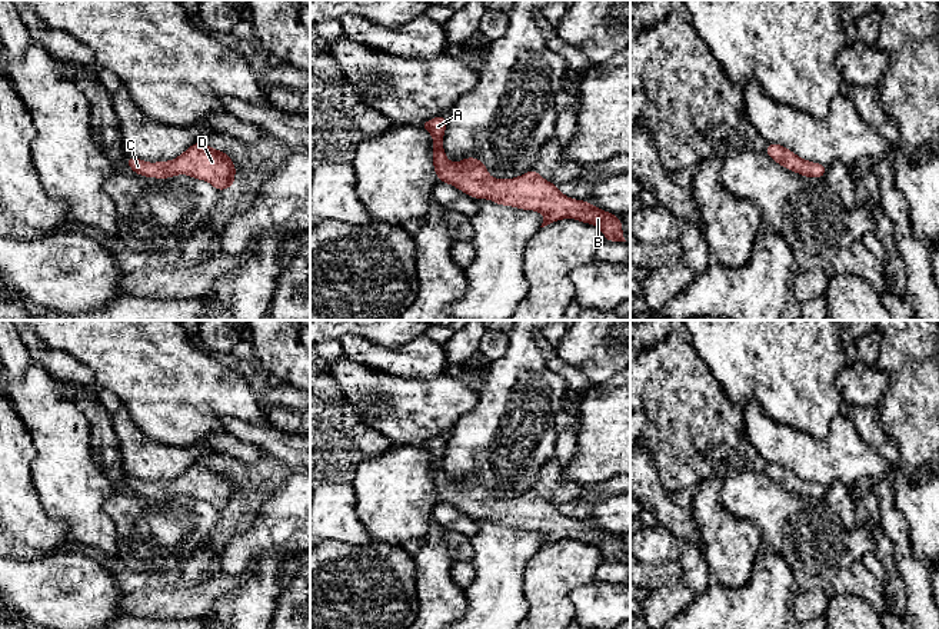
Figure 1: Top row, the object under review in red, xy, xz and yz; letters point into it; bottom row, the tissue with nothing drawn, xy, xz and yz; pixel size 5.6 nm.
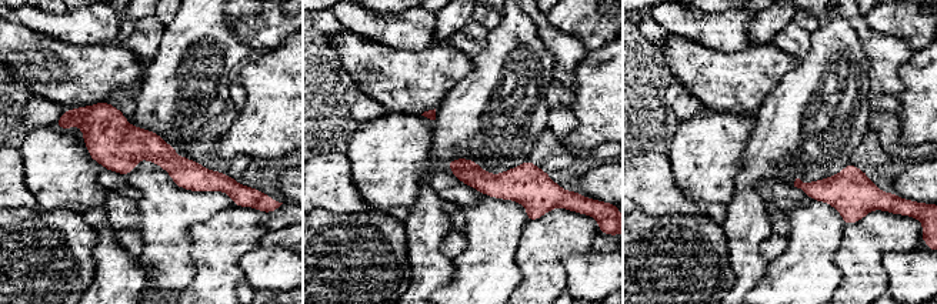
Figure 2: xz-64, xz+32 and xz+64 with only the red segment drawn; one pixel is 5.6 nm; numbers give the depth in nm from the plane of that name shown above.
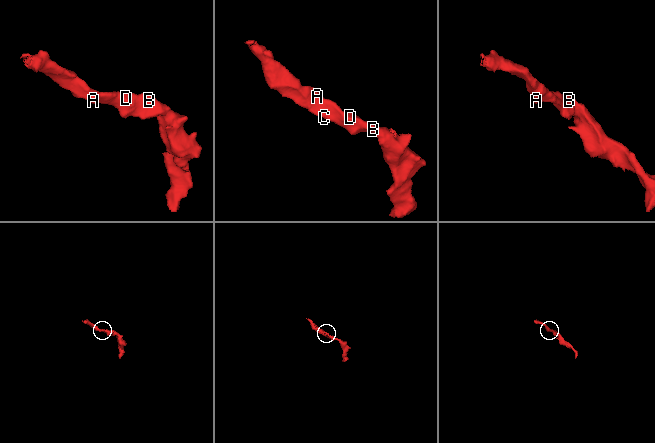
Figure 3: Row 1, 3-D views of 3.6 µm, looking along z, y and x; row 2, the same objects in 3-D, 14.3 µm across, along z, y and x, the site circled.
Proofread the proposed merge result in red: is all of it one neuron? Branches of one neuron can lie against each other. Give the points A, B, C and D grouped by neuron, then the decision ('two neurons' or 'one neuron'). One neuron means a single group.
A B C D; one neuron

